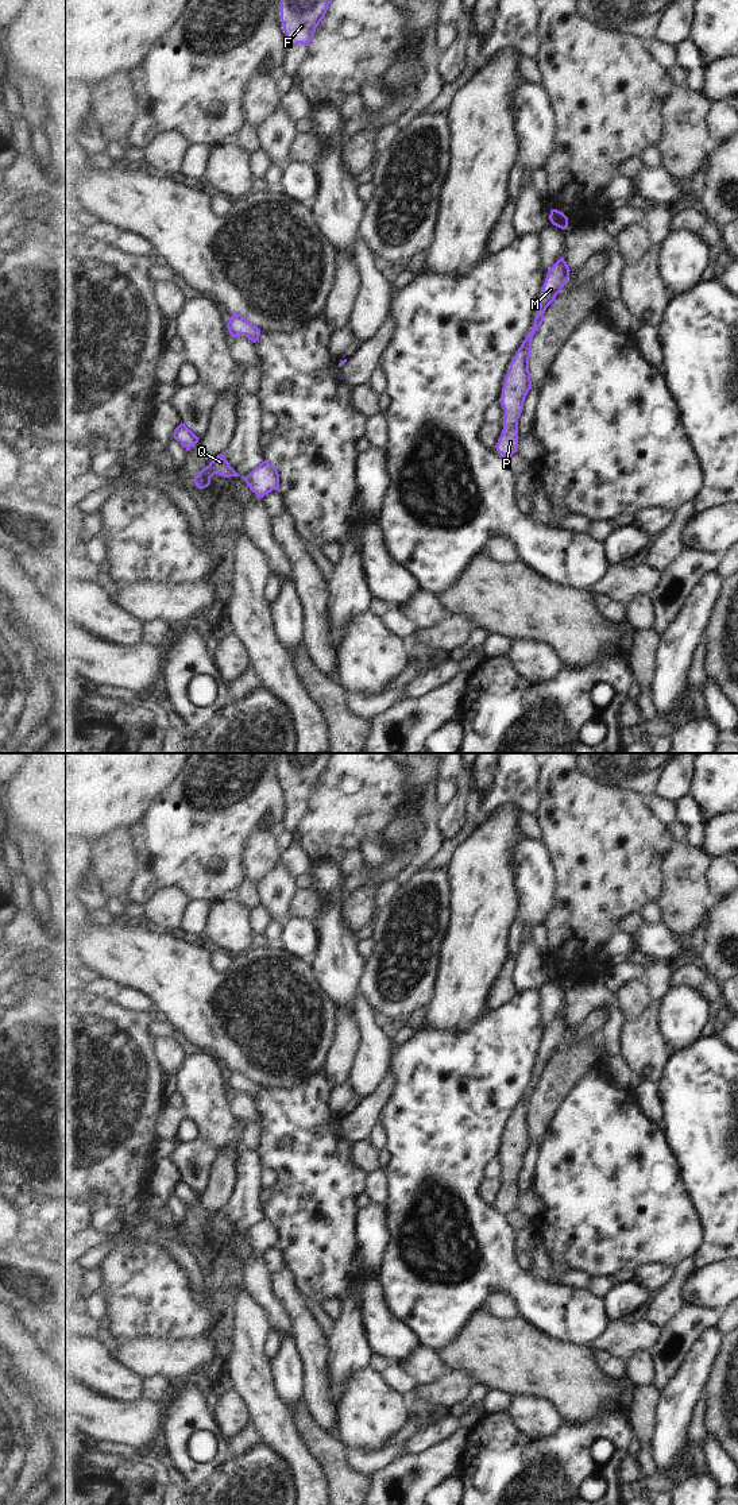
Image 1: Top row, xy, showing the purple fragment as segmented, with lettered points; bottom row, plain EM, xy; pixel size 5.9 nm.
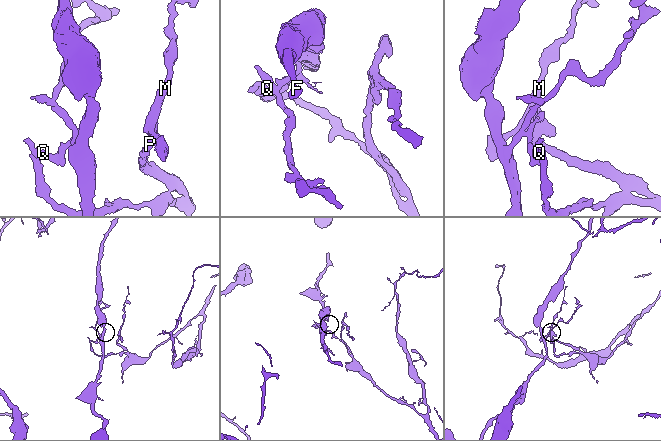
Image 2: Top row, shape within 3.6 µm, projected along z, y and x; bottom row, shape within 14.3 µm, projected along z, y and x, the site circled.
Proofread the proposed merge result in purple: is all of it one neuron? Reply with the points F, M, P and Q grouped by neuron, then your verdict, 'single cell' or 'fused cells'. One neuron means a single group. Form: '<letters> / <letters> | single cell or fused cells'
F Q / M P | fused cells

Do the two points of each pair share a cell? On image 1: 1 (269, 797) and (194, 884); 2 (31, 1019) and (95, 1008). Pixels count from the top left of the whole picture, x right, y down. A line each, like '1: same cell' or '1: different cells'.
1: same cell
2: same cell

